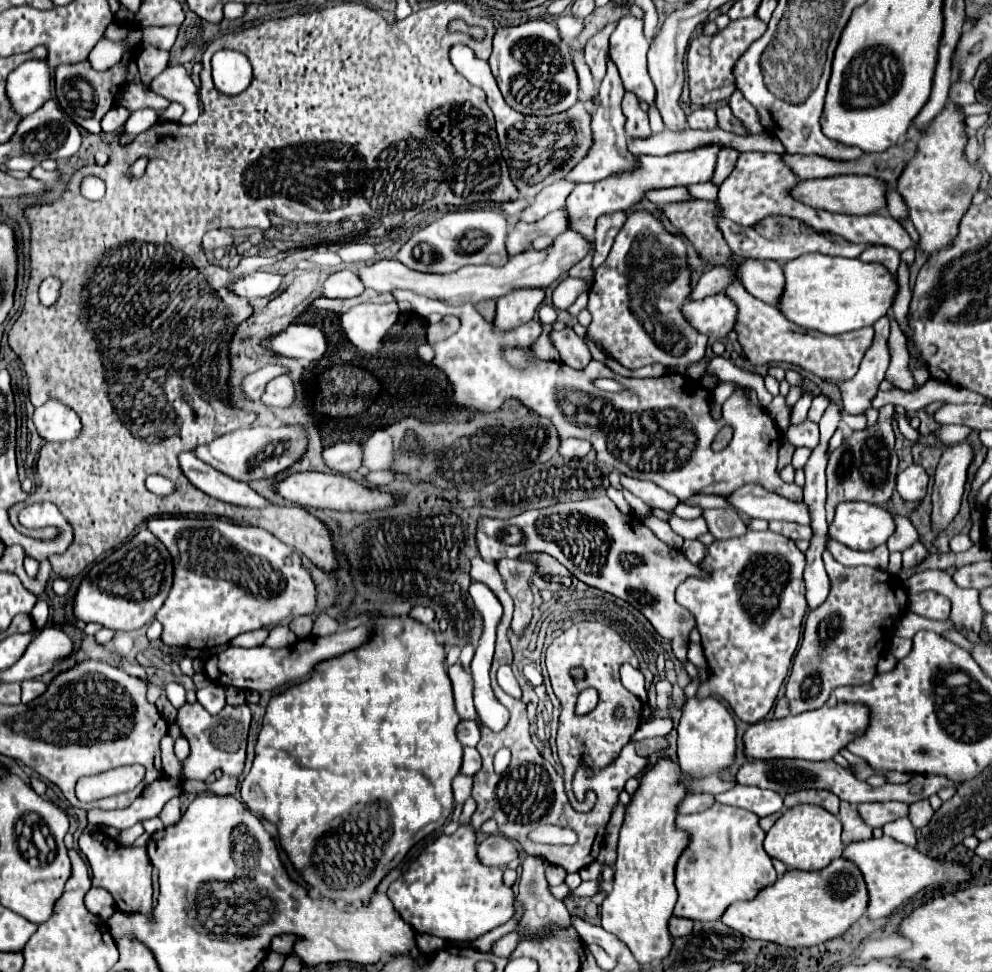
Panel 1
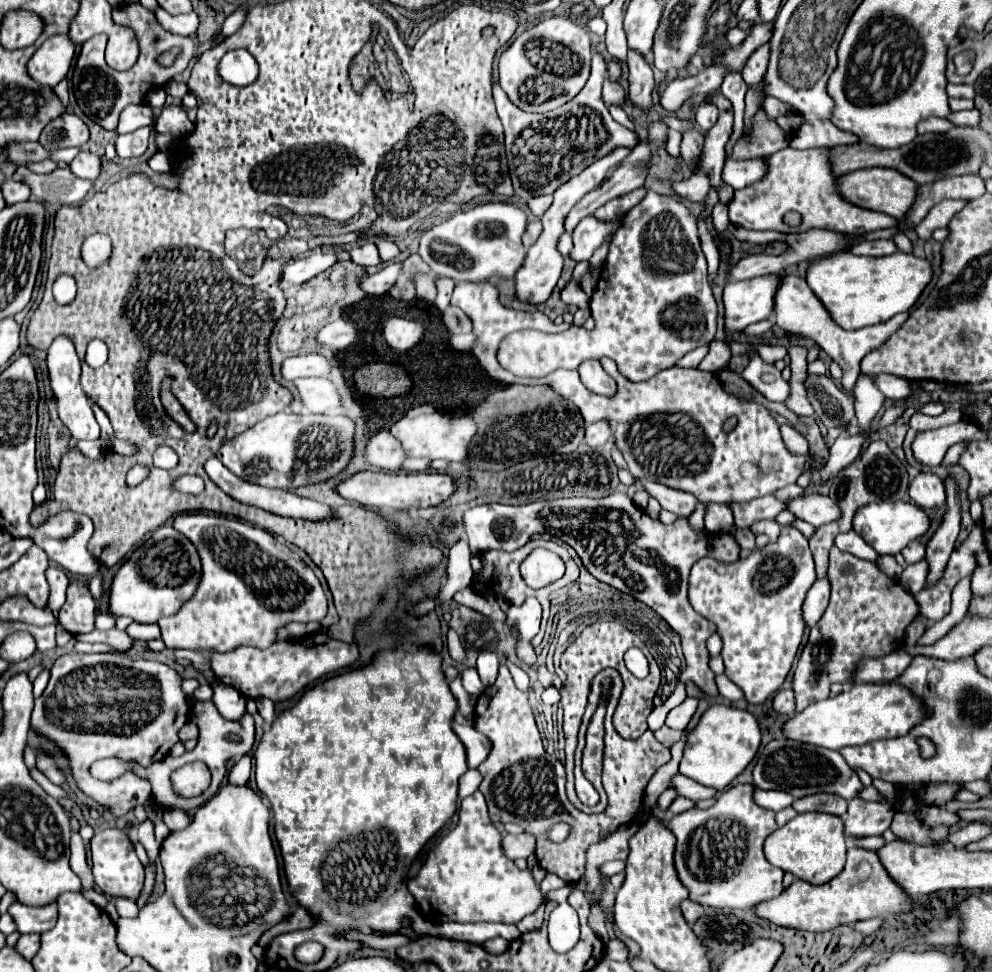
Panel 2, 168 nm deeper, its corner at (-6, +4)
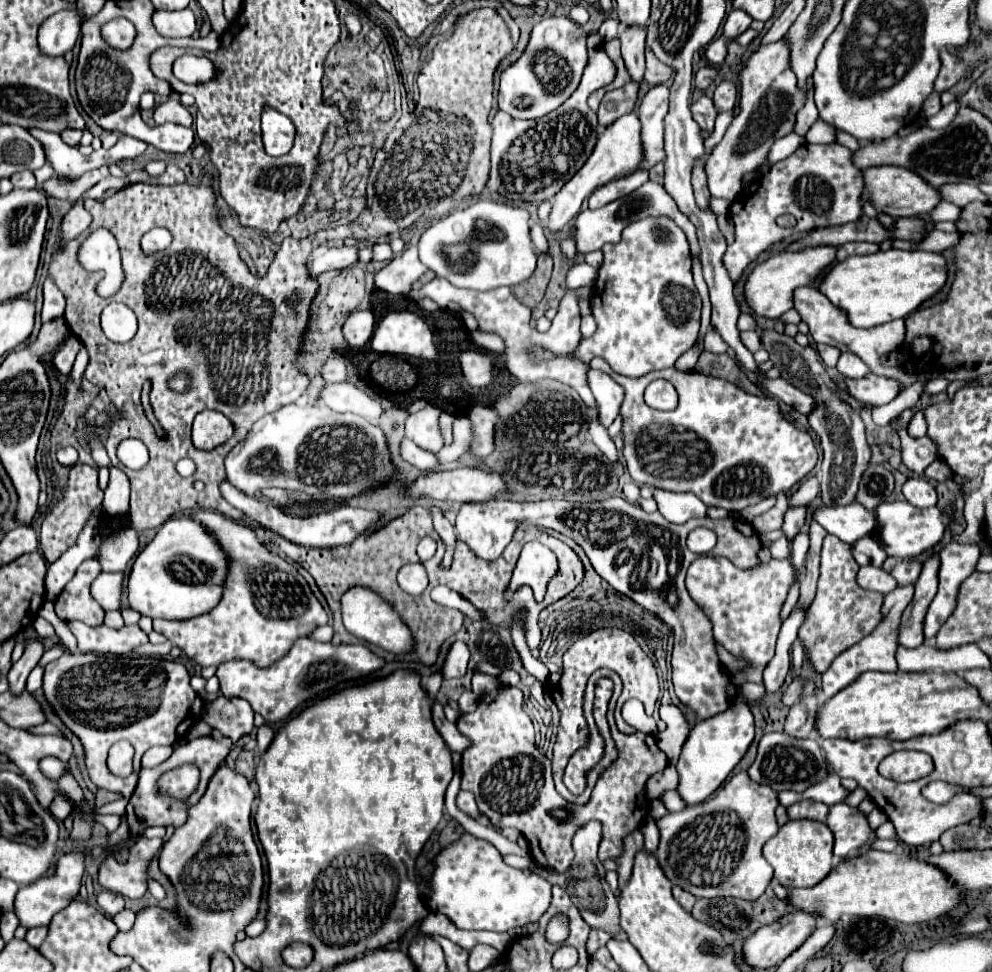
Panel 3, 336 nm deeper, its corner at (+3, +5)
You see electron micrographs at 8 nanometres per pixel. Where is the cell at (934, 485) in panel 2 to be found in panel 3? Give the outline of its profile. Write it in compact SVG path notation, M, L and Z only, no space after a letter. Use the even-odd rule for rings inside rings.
M911 477L911 479L905 481L905 485L903 485L903 495L905 495L905 499L907 499L911 505L915 505L915 507L919 507L919 509L923 509L923 507L933 507L933 505L937 503L935 487L933 487L929 481L919 479L919 477Z

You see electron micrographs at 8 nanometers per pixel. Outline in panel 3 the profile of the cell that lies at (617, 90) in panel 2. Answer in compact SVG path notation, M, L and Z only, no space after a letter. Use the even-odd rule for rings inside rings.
M627 83L621 88L607 91L601 99L601 105L597 109L597 117L601 125L609 125L615 119L619 119L625 113L633 111L635 99L637 99L637 89L639 85Z

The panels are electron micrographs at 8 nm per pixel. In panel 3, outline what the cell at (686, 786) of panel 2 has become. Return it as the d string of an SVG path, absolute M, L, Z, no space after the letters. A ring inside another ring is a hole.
M667 765L665 771L659 771L655 773L655 777L651 777L645 785L645 793L649 797L649 801L655 801L655 799L661 799L661 795L665 791L677 791L679 787L679 773L673 765Z

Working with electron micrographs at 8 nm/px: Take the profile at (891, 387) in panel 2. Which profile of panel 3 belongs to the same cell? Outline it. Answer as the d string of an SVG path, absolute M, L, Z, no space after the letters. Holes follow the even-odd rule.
M845 353L845 355L839 357L837 369L847 379L861 379L861 377L865 377L865 375L871 373L871 369L865 363L861 363L861 359L857 359L855 355L849 355L849 353Z

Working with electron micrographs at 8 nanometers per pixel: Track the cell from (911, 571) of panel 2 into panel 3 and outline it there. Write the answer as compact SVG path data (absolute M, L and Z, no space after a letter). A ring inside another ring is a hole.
M899 585L897 589L893 589L891 593L885 595L881 627L877 627L877 631L873 631L873 635L865 637L861 643L857 643L857 645L849 647L847 651L843 651L841 655L837 655L837 659L825 671L825 675L823 675L823 693L825 693L827 699L833 697L843 687L847 687L849 683L853 683L865 671L883 671L883 673L895 673L897 671L895 647L897 647L899 617L901 617L901 611L905 609L905 605L909 605L911 597L913 597L913 585Z

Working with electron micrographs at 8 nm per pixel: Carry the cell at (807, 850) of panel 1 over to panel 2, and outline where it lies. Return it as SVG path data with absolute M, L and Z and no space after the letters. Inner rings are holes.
M798 814L786 826L778 828L764 842L764 854L770 864L794 874L794 878L810 884L826 884L844 868L846 836L844 824L838 816L828 814Z

